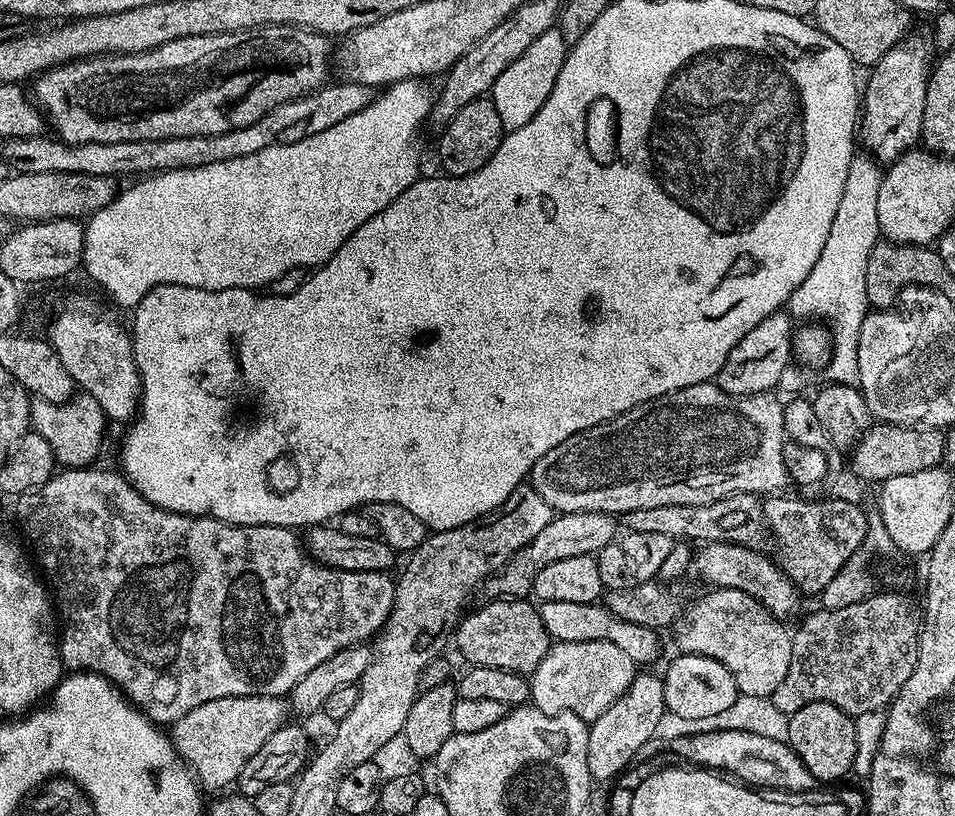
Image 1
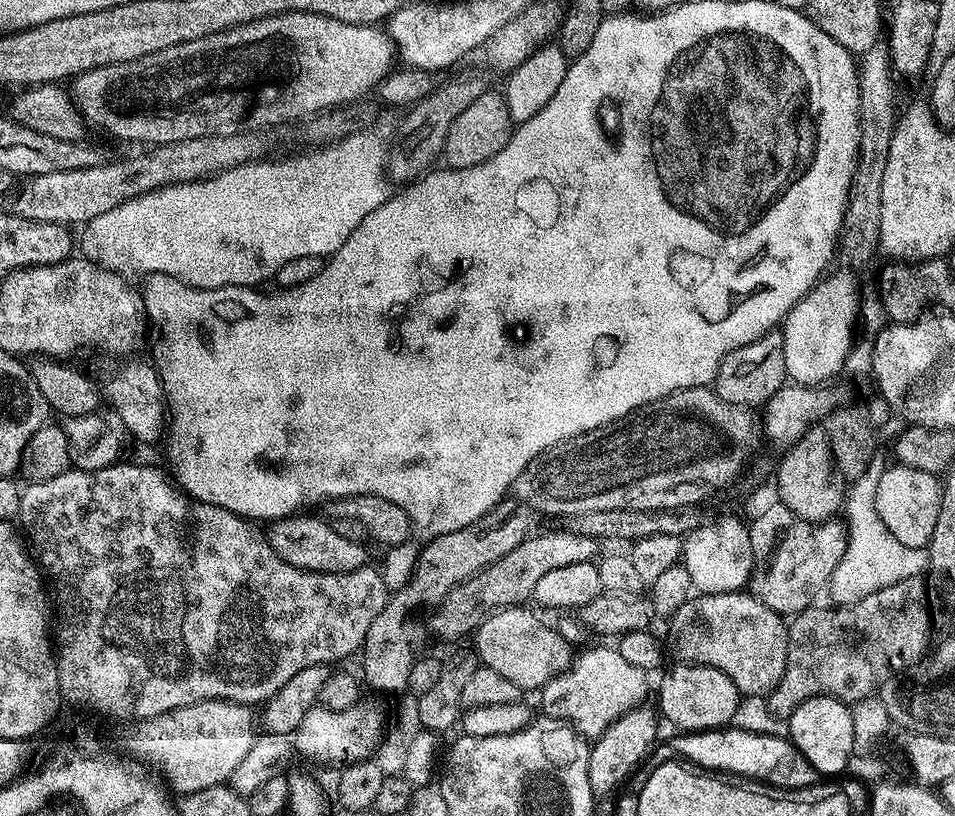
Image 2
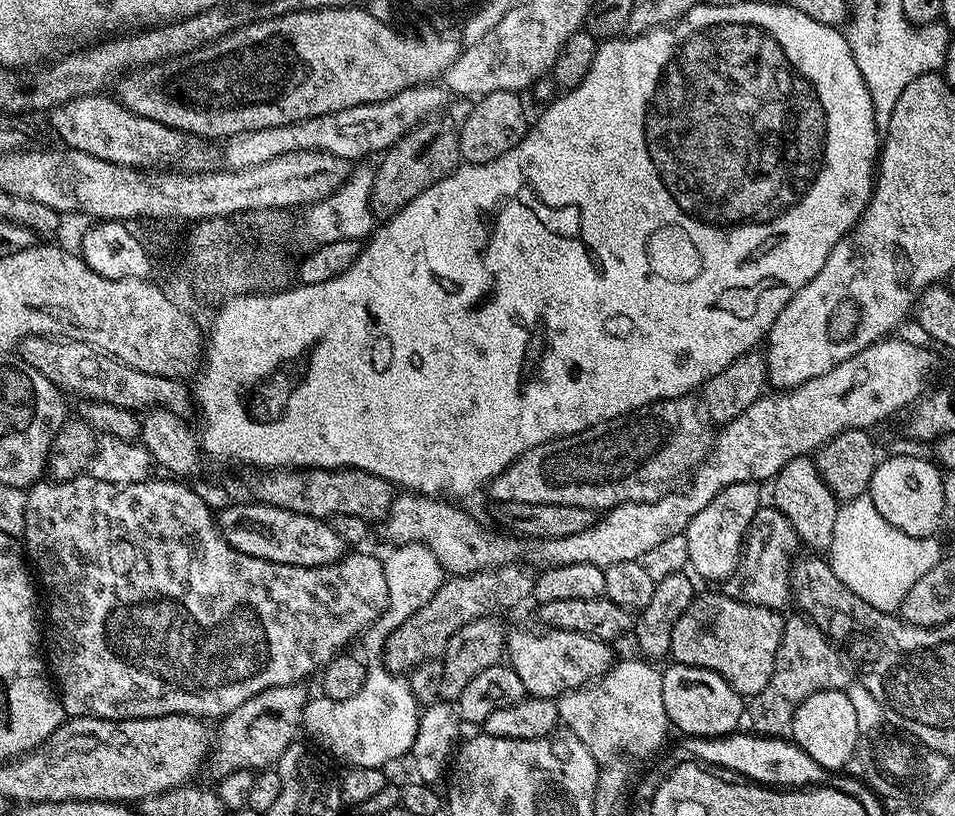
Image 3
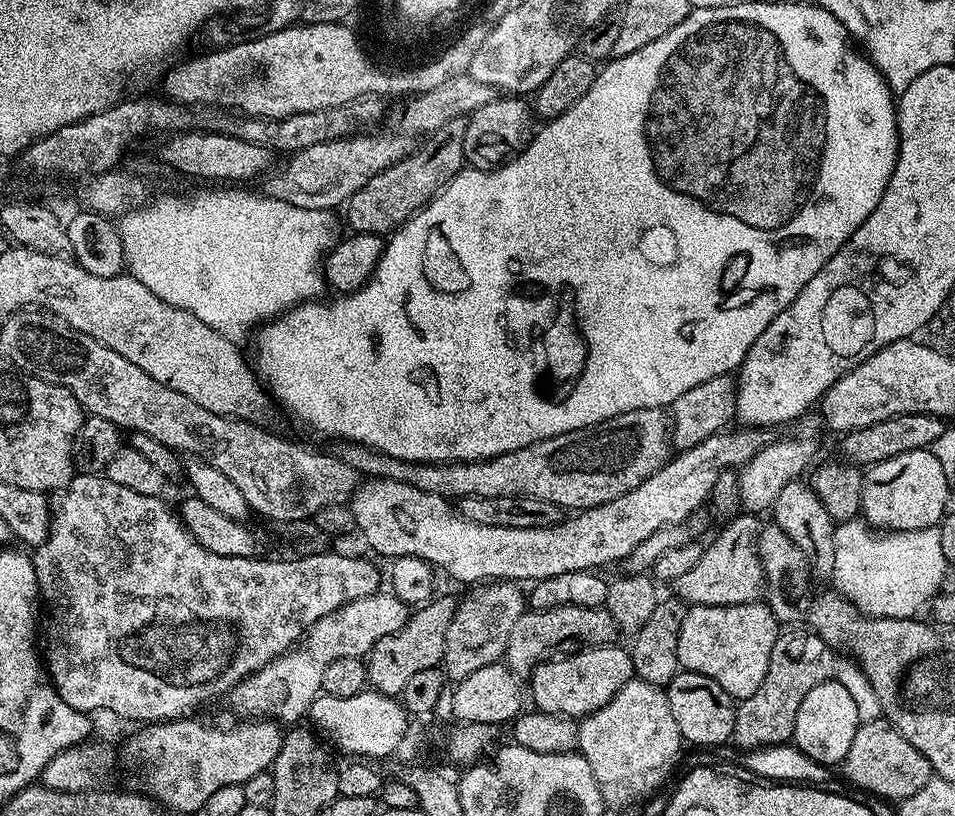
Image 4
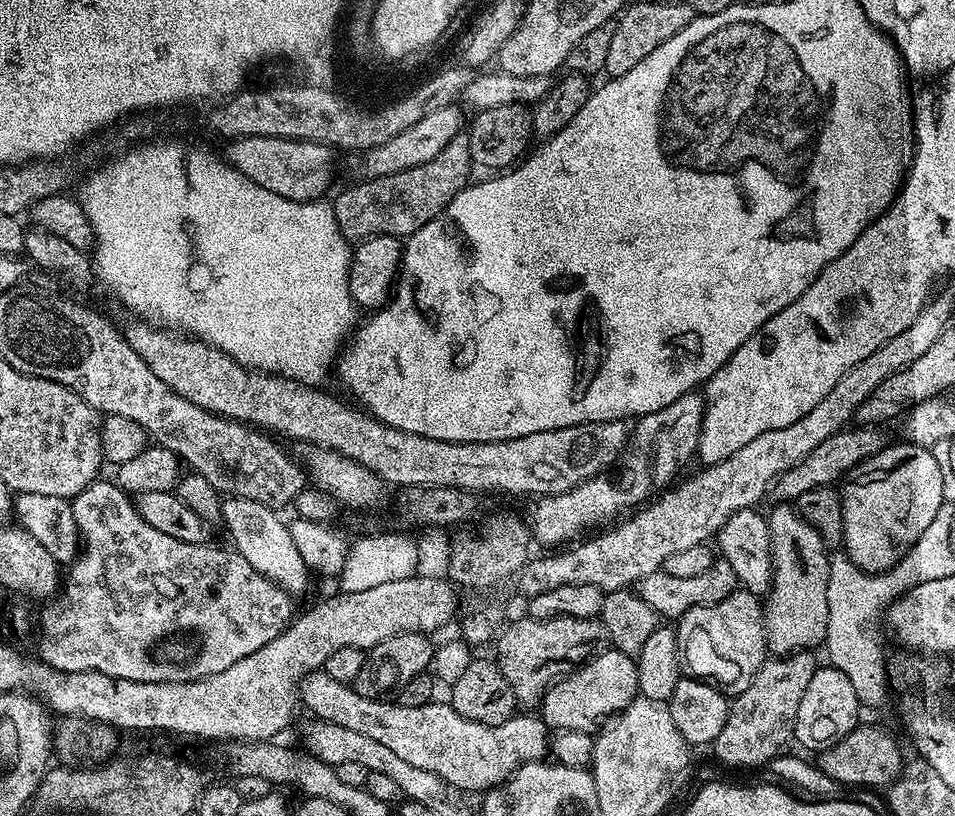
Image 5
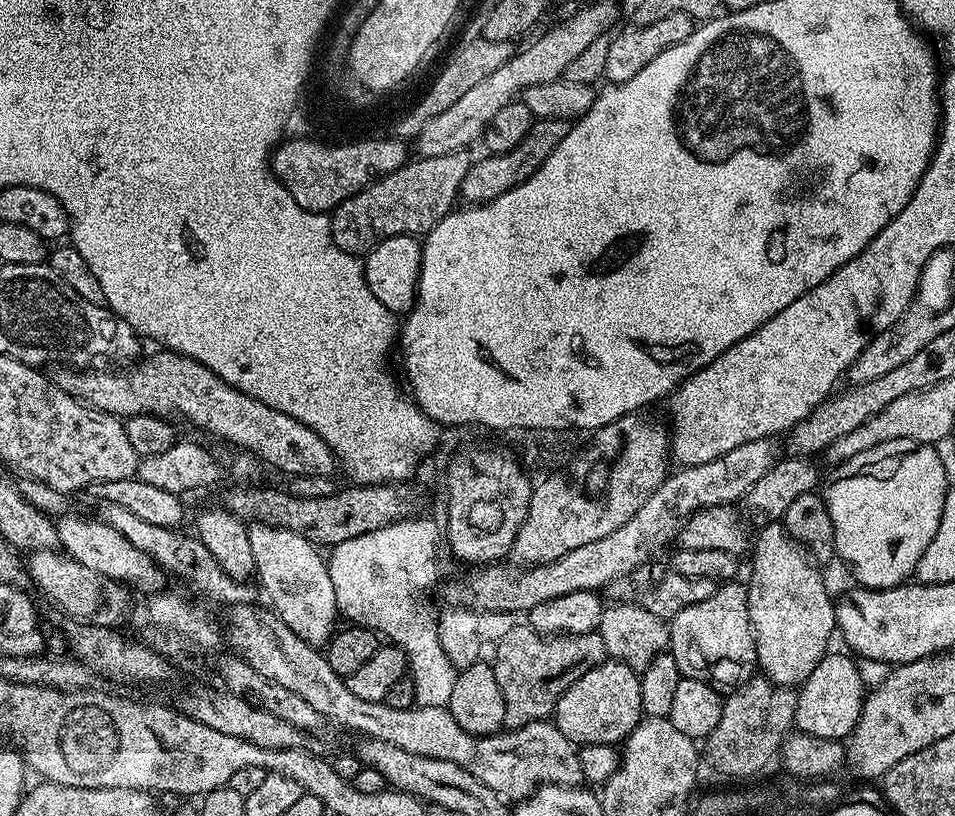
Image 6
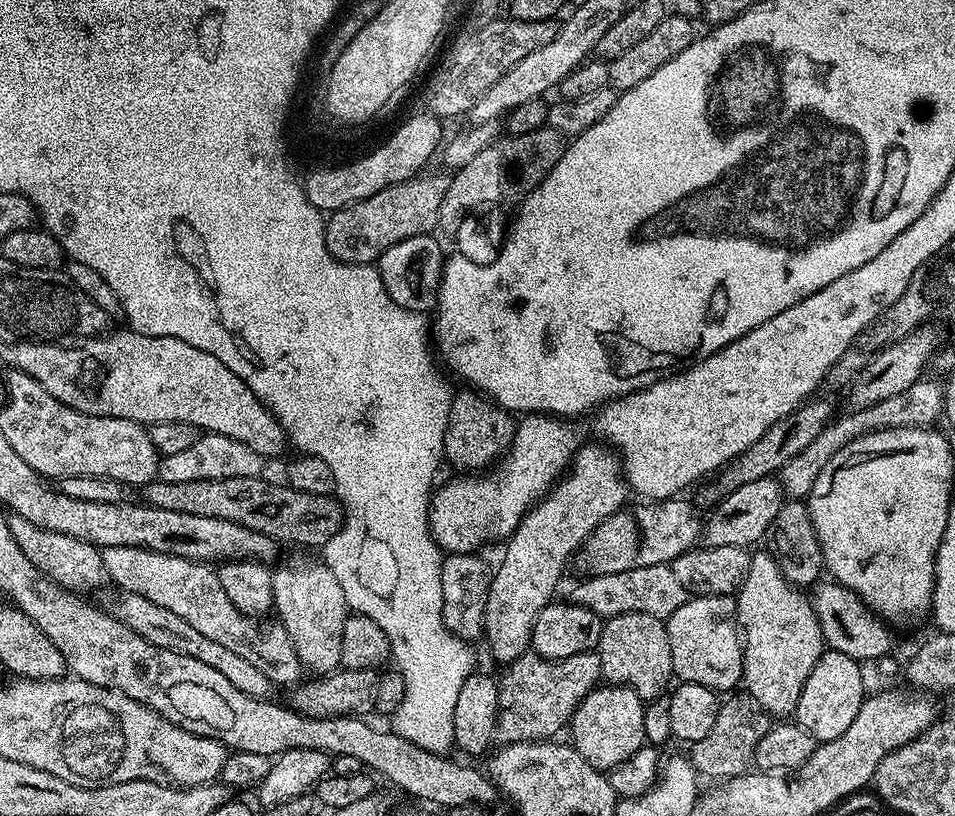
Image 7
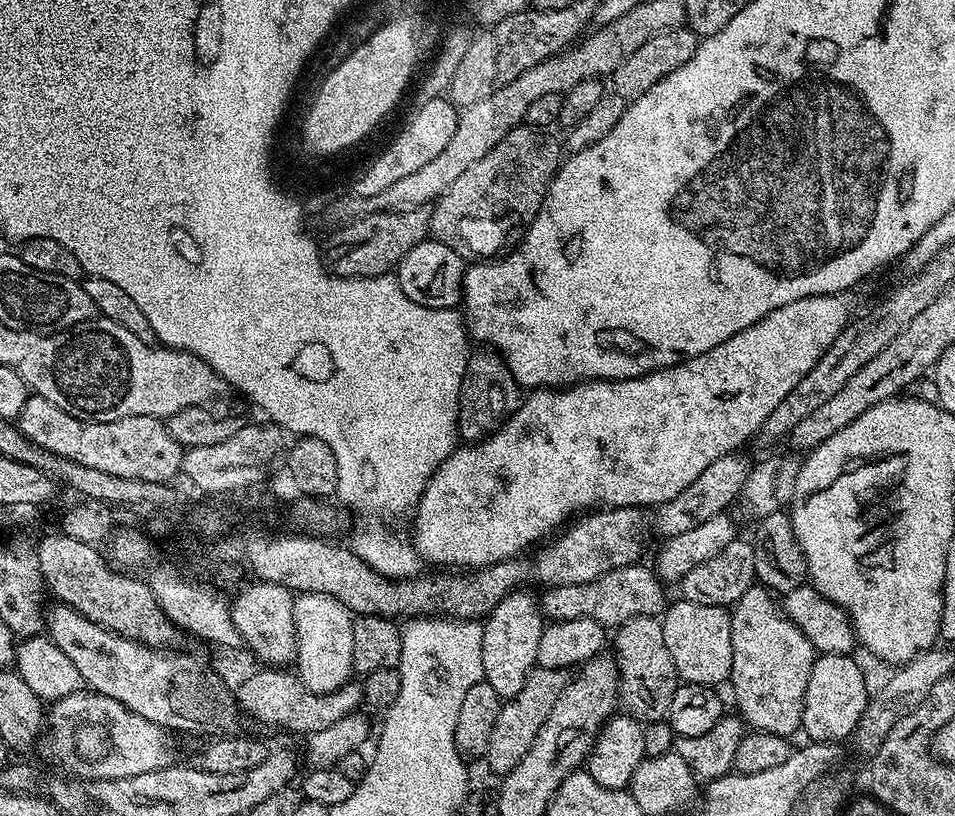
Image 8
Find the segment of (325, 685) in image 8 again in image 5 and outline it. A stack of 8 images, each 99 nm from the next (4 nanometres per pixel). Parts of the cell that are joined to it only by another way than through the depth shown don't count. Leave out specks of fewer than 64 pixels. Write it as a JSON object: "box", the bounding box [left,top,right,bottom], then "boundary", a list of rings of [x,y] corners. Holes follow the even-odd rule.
{"box":[221,497,310,596],"boundary":[[[225,497],[221,501],[221,523],[225,524],[233,544],[233,549],[245,558],[264,577],[270,578],[276,585],[286,589],[289,595],[298,596],[308,584],[310,569],[292,539],[289,525],[282,522],[275,509],[263,506],[253,499]]]}

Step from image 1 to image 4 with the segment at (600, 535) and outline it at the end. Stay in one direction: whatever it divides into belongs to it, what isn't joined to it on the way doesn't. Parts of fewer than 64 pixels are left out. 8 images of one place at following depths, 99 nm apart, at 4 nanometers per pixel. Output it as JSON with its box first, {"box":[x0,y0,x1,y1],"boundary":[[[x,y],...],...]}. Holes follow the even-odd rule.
{"box":[366,596,457,697],"boundary":[[[440,596],[428,600],[409,615],[408,623],[401,626],[394,634],[382,638],[374,645],[366,657],[368,683],[382,695],[399,697],[402,686],[418,670],[430,670],[437,667],[444,659],[446,630],[456,613],[457,597]]]}

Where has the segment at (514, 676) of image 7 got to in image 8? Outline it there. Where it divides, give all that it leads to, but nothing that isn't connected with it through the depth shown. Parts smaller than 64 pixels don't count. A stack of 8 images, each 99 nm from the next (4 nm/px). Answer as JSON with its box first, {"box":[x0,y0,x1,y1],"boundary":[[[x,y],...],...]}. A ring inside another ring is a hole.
{"box":[486,666,569,777],"boundary":[[[537,666],[526,678],[526,686],[522,686],[522,690],[518,690],[518,694],[514,694],[507,702],[501,703],[498,722],[494,722],[486,753],[488,768],[497,772],[497,777],[507,776],[518,766],[518,762],[522,762],[522,758],[526,758],[526,750],[534,746],[534,738],[538,730],[542,730],[542,722],[550,718],[550,710],[554,710],[554,702],[558,702],[562,690],[566,690],[569,679],[565,669],[546,670]]]}

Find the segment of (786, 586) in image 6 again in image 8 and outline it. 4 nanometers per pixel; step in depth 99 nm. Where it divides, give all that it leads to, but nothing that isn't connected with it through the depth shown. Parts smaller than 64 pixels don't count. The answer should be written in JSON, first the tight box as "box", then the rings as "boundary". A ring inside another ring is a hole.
{"box":[730,586,818,737],"boundary":[[[753,586],[738,598],[736,604],[731,605],[730,615],[730,646],[732,647],[732,675],[730,685],[736,695],[739,715],[745,725],[751,726],[757,732],[769,732],[779,736],[795,737],[795,732],[801,731],[802,710],[804,709],[804,695],[806,682],[810,682],[810,670],[814,666],[818,655],[815,646],[802,634],[800,628],[795,628],[788,621],[788,617],[778,611],[778,604],[774,601],[773,593],[763,586]]]}

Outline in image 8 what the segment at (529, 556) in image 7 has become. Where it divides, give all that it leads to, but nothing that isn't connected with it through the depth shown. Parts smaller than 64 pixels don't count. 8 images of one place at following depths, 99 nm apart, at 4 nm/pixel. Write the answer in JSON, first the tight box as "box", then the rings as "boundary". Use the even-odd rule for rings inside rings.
{"box":[482,591,546,698],"boundary":[[[527,591],[511,592],[483,621],[482,670],[483,683],[494,686],[501,698],[511,698],[526,686],[526,678],[537,667],[538,642],[546,627],[537,597],[527,596]]]}

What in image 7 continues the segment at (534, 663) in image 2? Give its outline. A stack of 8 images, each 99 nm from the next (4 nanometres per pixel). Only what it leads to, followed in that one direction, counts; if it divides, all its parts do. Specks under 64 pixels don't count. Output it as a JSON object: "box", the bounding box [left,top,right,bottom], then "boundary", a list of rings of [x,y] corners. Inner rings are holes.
{"box":[570,683,646,770],"boundary":[[[605,683],[603,686],[597,686],[592,691],[586,694],[586,698],[576,708],[572,714],[570,721],[570,732],[572,728],[572,737],[570,737],[571,743],[578,750],[578,754],[582,754],[582,758],[586,758],[586,762],[590,762],[590,766],[599,768],[601,770],[611,770],[618,767],[622,762],[626,762],[626,758],[633,756],[640,748],[645,747],[646,741],[644,739],[644,706],[645,701],[640,699],[639,694],[632,688],[625,688],[623,684],[609,684]]]}

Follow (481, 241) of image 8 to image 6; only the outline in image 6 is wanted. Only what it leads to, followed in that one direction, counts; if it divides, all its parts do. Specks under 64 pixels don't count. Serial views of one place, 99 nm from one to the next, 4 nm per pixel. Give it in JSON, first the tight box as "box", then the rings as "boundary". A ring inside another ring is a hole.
{"box":[460,119,569,204],"boundary":[[[537,119],[530,134],[526,134],[526,138],[522,138],[522,142],[514,146],[514,150],[488,154],[482,160],[477,159],[463,179],[460,187],[461,199],[468,204],[484,203],[502,195],[508,188],[520,185],[541,168],[546,158],[550,158],[550,154],[554,154],[558,142],[566,138],[569,127],[569,121],[566,120]]]}

